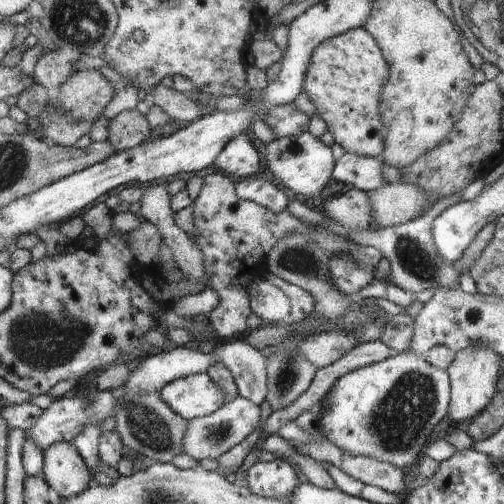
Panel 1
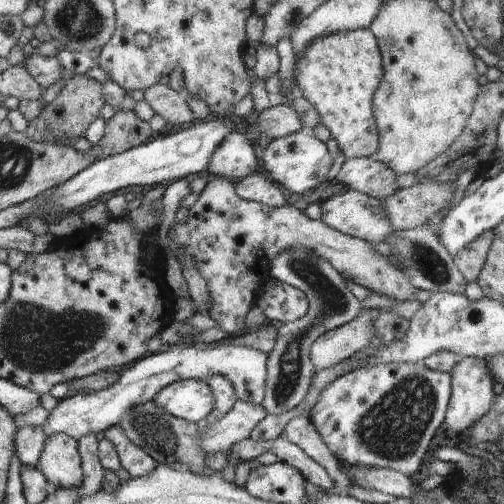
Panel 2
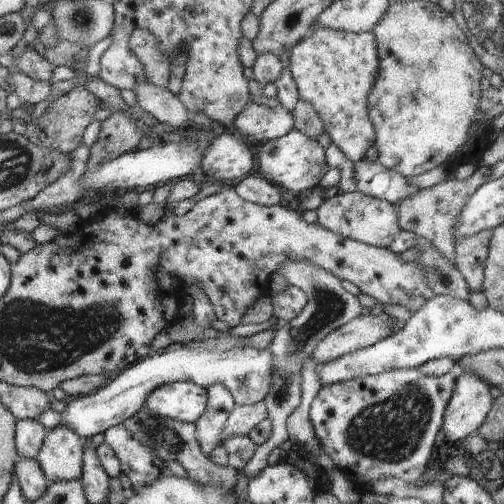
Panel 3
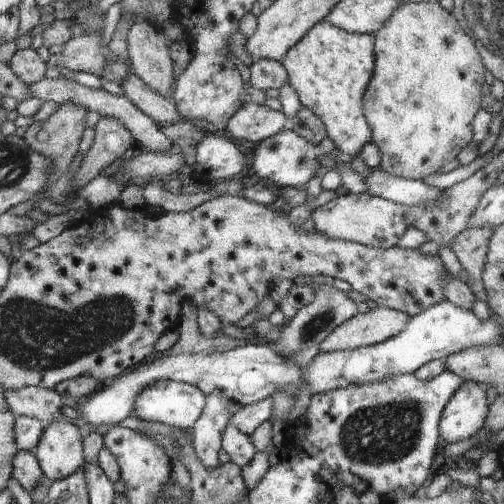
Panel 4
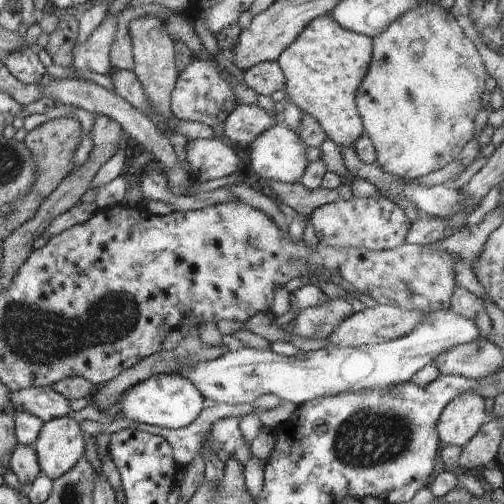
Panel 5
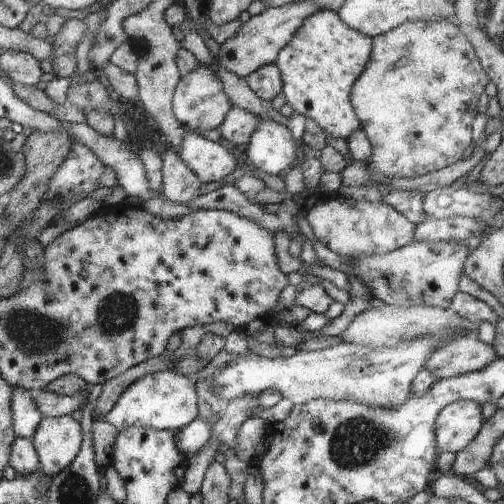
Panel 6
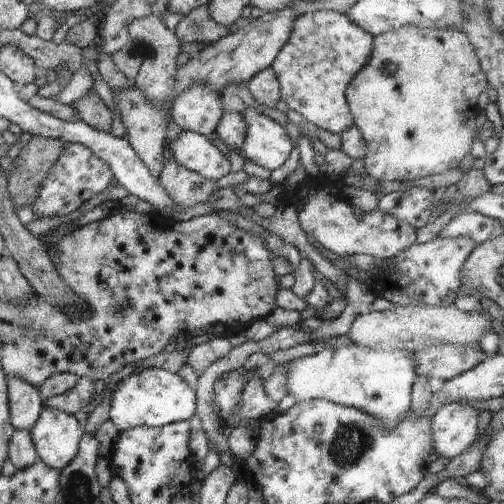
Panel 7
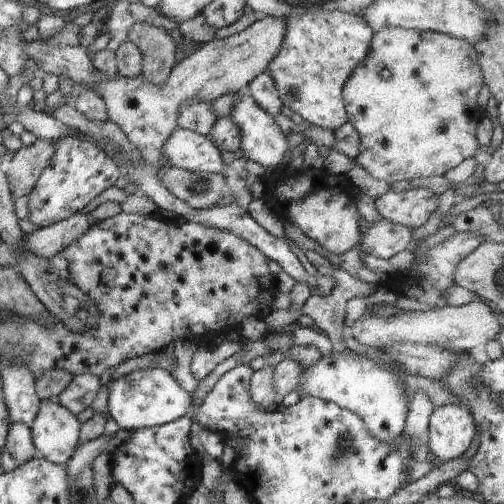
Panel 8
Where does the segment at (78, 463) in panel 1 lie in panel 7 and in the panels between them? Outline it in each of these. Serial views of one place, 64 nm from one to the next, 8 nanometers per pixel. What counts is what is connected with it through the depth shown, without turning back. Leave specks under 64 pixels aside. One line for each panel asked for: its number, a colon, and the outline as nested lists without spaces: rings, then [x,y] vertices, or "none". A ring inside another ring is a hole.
2: [[[61,434],[45,440],[37,470],[45,476],[47,482],[55,486],[55,490],[77,490],[83,482],[77,442]]]
3: [[[69,428],[47,430],[35,462],[53,484],[75,482],[81,478],[83,470],[83,444],[85,440]]]
4: [[[55,422],[45,426],[41,442],[33,448],[33,456],[39,462],[41,472],[57,482],[71,478],[79,468],[83,468],[83,434],[77,426],[69,422]]]
5: [[[65,416],[43,424],[37,442],[31,446],[41,474],[55,482],[59,476],[73,470],[73,466],[77,466],[77,462],[83,458],[83,442],[85,434],[79,430],[79,424],[73,418]]]
6: [[[71,416],[61,418],[43,418],[31,446],[41,462],[41,470],[47,478],[55,478],[59,472],[65,472],[73,464],[75,456],[81,450],[83,432],[81,424]]]
7: [[[43,410],[29,430],[39,460],[55,472],[61,472],[77,456],[81,434],[77,420],[59,410]]]

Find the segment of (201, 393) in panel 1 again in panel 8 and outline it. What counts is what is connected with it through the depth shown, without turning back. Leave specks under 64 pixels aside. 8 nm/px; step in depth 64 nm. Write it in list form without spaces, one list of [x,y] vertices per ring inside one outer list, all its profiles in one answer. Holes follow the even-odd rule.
[[[137,370],[115,380],[113,384],[109,384],[103,406],[109,418],[113,418],[117,426],[127,432],[141,428],[159,428],[173,422],[185,424],[185,420],[193,412],[191,394],[183,390],[179,382],[165,370]]]

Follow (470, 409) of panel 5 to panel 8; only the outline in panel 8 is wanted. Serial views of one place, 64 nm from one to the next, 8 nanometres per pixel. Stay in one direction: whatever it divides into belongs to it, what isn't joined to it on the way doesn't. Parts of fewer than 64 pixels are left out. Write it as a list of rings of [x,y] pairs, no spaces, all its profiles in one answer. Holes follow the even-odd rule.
[[[447,404],[433,410],[429,416],[427,448],[431,460],[445,464],[463,458],[475,434],[475,418],[463,406]]]

